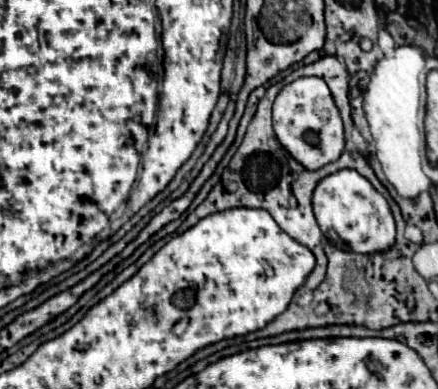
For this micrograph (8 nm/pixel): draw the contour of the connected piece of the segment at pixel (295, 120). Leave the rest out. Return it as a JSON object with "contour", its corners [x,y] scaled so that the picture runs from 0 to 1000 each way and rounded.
{"contour":[[[687,198],[651,219],[637,234],[623,270],[623,332],[637,368],[660,388],[660,398],[664,398],[664,383],[674,383],[674,373],[696,368],[692,347],[701,337],[719,337],[728,357],[783,357],[783,316],[747,213],[728,198]]]}

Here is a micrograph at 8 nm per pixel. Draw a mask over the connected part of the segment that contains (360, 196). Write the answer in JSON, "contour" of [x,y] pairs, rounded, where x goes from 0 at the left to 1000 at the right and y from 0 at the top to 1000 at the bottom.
{"contour":[[[769,440],[715,491],[715,542],[737,604],[774,640],[811,650],[879,645],[902,625],[902,568],[888,522],[815,440]]]}

